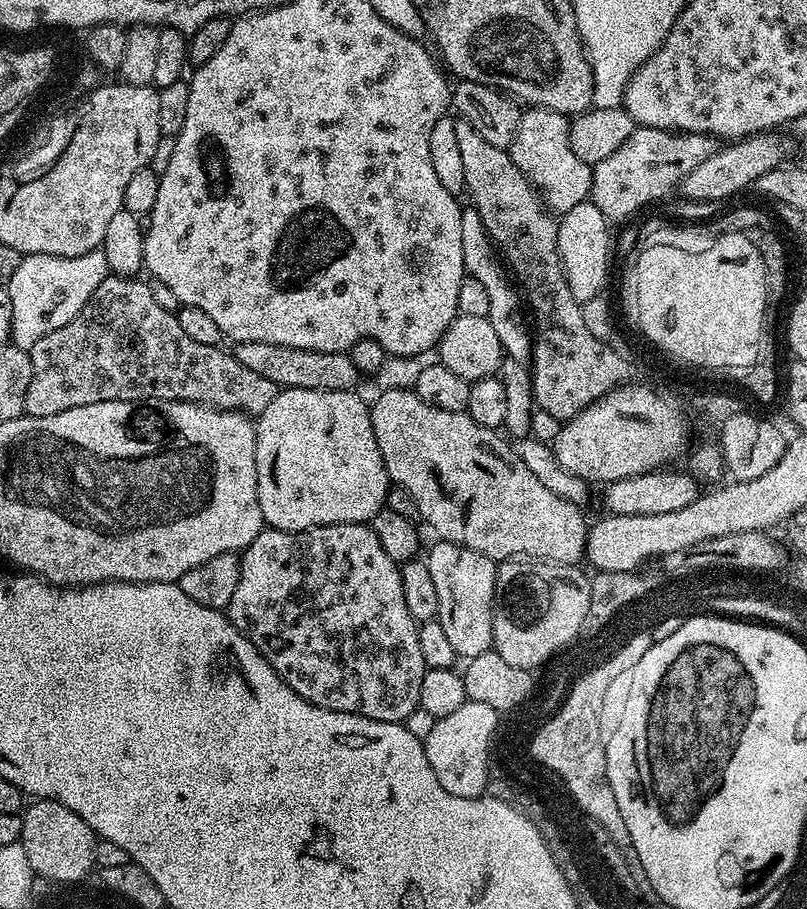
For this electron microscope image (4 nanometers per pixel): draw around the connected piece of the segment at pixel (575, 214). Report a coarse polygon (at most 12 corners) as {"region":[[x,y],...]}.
{"region":[[591,199],[558,220],[570,294],[608,284],[610,221]]}

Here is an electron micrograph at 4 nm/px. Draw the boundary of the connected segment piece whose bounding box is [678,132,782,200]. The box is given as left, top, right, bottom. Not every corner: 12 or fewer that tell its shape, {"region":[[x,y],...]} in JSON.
{"region":[[762,132],[721,147],[680,179],[688,200],[728,200],[781,167]]}

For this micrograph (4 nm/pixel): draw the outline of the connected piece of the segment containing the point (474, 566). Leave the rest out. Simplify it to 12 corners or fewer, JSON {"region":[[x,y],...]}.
{"region":[[449,540],[426,563],[457,657],[492,648],[497,561]]}

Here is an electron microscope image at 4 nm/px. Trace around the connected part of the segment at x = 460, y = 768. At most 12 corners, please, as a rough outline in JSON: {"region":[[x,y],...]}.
{"region":[[465,700],[434,722],[426,758],[442,790],[485,795],[492,711]]}

